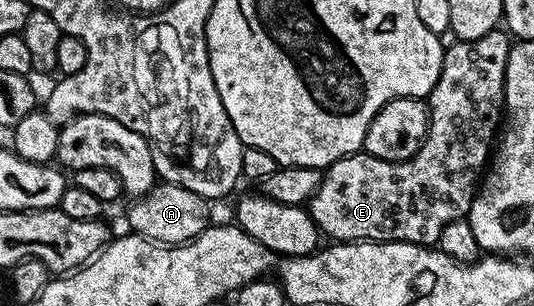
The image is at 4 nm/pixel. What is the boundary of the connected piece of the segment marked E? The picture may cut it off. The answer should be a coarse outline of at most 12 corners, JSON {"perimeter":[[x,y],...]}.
{"perimeter":[[509,34],[458,39],[410,160],[361,151],[310,202],[336,243],[432,247],[467,218]]}

